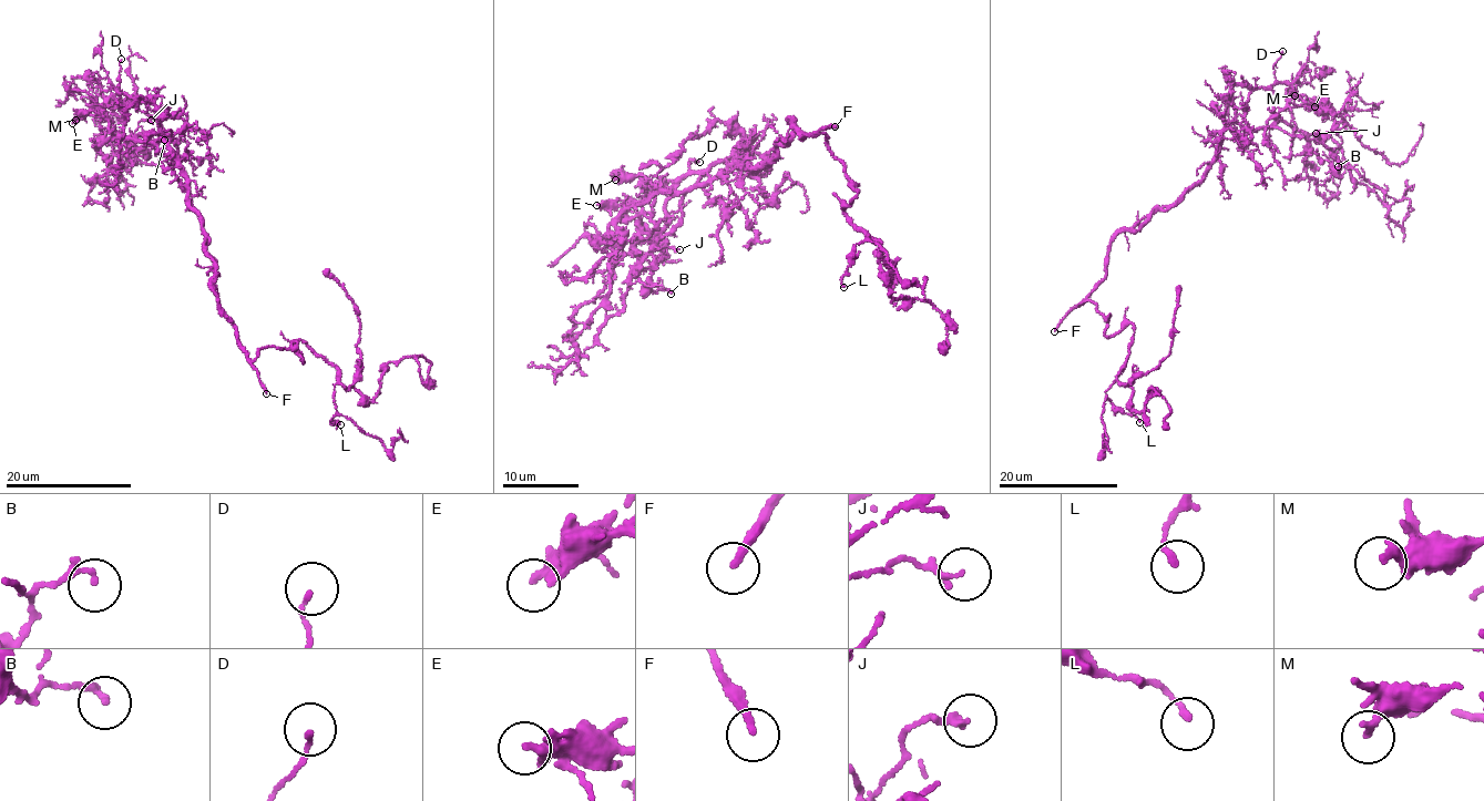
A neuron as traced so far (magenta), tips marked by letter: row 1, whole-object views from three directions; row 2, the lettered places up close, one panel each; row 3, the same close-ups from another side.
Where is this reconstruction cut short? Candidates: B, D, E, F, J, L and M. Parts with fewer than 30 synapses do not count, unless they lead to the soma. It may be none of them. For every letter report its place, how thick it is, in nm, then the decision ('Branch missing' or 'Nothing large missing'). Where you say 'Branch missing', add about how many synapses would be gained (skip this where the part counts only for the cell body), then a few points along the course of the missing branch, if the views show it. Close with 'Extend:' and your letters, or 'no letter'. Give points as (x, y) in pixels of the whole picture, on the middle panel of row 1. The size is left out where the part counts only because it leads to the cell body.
B: Place: (671, 294). Thickness 180 nm. Nothing large missing
D: Place: (699, 162). Thickness 120 nm. Nothing large missing
E: Place: (596, 205). Thickness 190 nm. Nothing large missing
F: Place: (835, 126). Thickness 240 nm. Branch missing. Course of what is missing: (835, 126), (891, 176), (899, 196), (893, 202), (874, 201), (857, 223), (770, 201)
J: Place: (679, 249). Thickness 140 nm. Nothing large missing
L: Place: (843, 287). Thickness 170 nm. Nothing large missing
M: Place: (615, 180). Thickness 240 nm. Nothing large missing
Extend: F

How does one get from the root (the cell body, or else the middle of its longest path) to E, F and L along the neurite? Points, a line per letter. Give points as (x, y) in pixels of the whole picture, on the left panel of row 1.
E: (212, 260), (188, 199), (184, 168), (163, 141), (149, 144), (113, 134), (109, 120), (90, 114), (72, 123)
F: (212, 260), (219, 310), (234, 326), (266, 393)
L: (212, 260), (219, 310), (249, 358), (274, 346), (303, 361), (296, 342), (310, 346), (336, 368), (340, 424)

